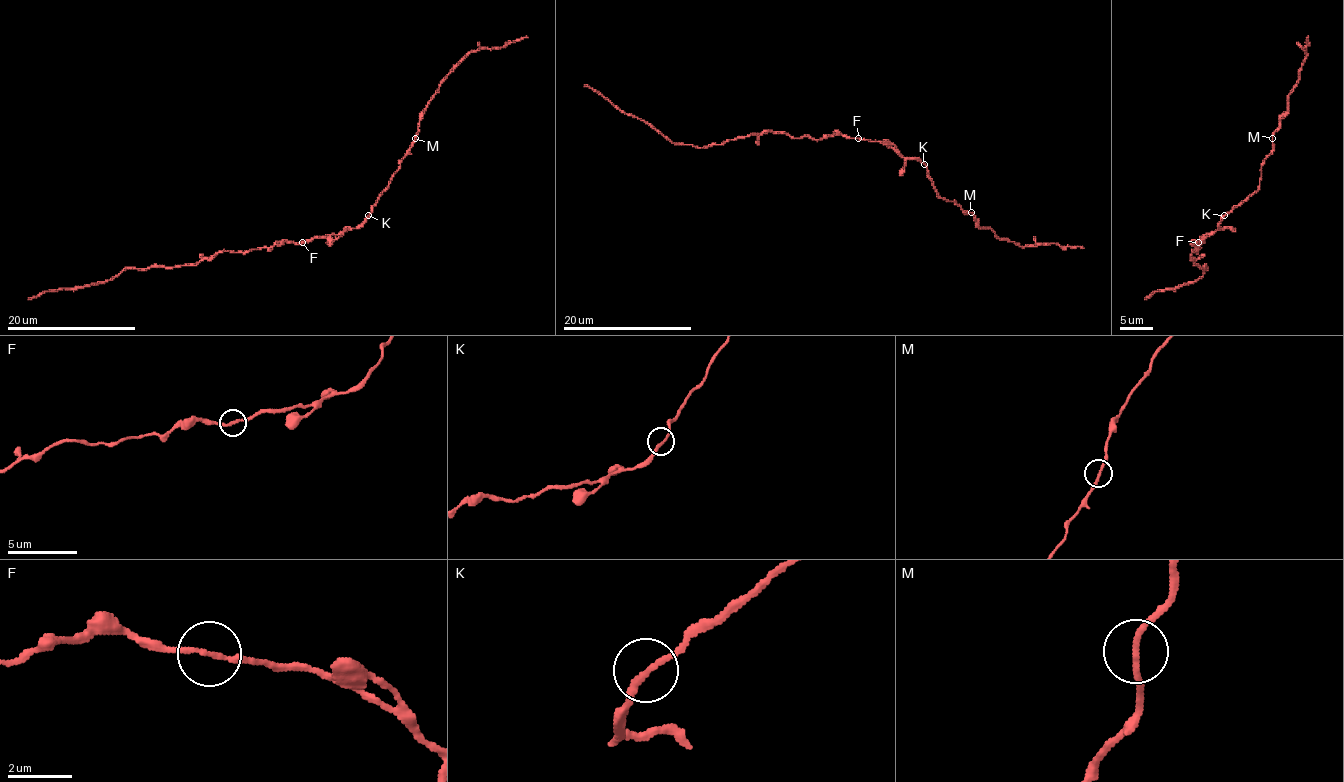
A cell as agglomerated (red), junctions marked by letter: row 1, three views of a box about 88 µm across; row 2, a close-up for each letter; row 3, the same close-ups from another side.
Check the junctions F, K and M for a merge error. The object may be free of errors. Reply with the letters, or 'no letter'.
no letter

